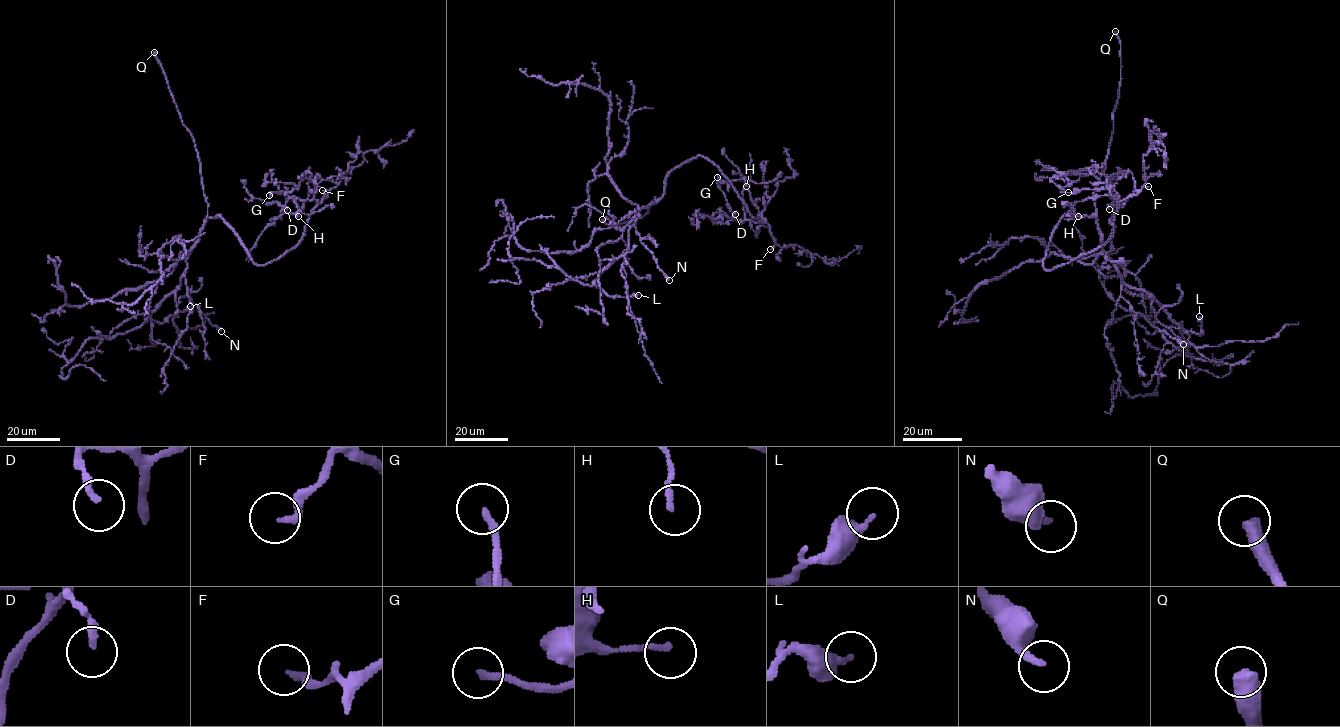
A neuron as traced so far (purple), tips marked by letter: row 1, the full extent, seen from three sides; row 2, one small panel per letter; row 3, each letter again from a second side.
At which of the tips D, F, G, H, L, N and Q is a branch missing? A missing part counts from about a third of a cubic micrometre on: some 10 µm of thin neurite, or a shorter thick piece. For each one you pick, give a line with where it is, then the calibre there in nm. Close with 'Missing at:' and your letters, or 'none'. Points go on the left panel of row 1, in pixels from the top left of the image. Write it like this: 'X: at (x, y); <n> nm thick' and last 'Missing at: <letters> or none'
F: at (322, 190); 190 nm thick
G: at (269, 195); 190 nm thick
Q: at (154, 52); 500 nm thick
Missing at: F, G, Q

